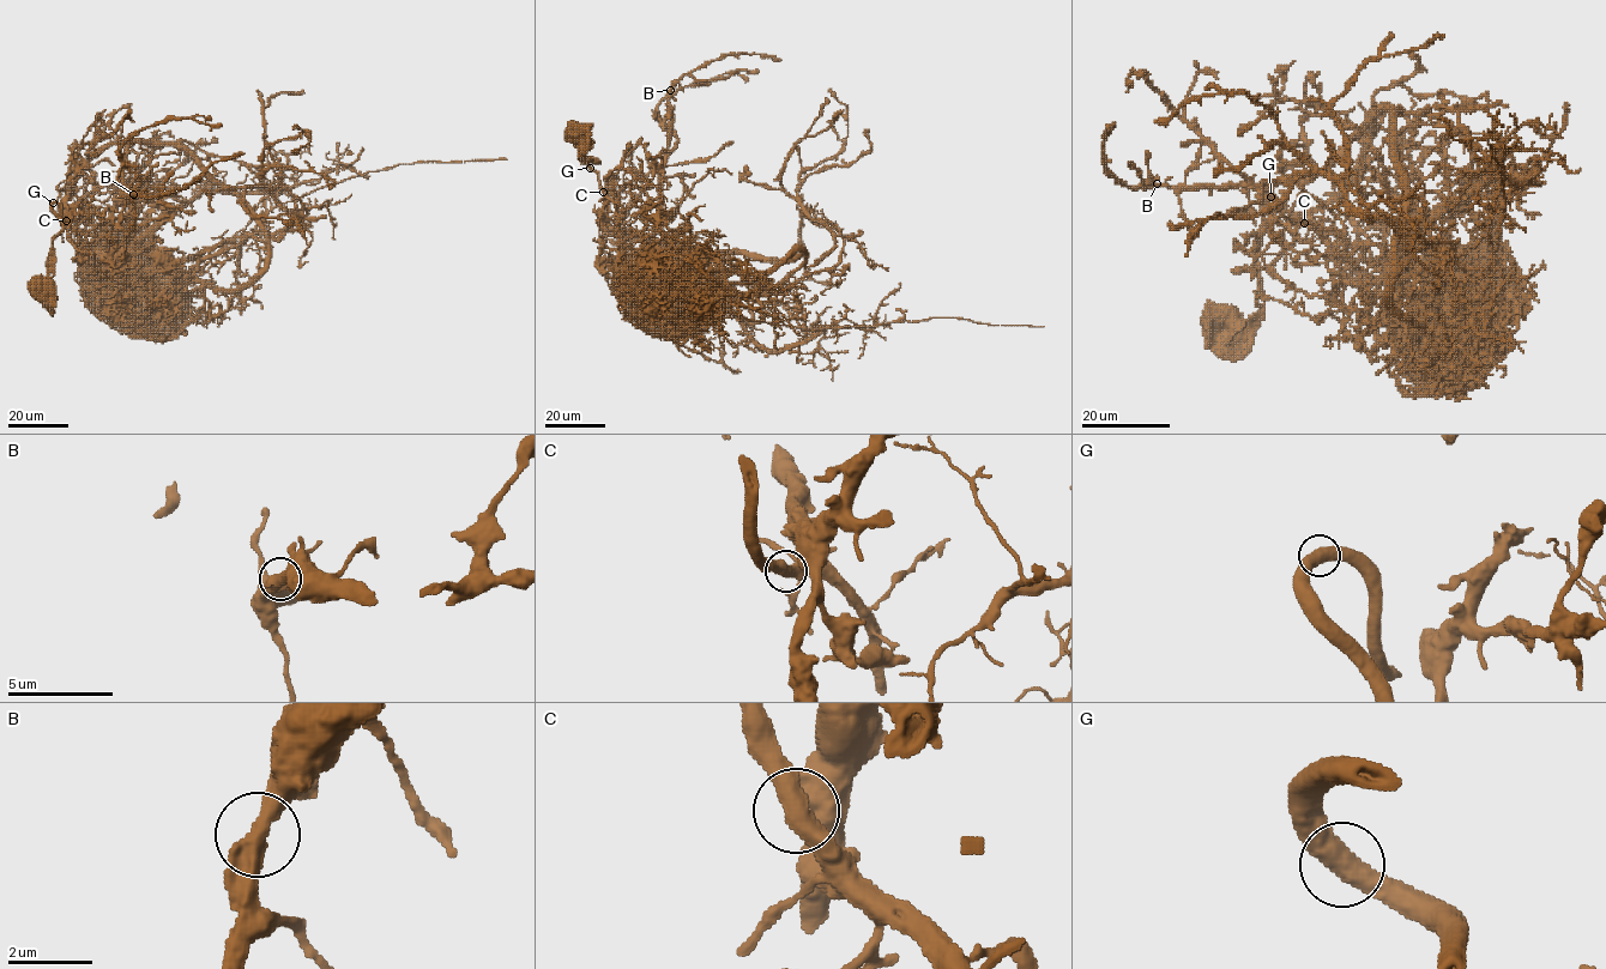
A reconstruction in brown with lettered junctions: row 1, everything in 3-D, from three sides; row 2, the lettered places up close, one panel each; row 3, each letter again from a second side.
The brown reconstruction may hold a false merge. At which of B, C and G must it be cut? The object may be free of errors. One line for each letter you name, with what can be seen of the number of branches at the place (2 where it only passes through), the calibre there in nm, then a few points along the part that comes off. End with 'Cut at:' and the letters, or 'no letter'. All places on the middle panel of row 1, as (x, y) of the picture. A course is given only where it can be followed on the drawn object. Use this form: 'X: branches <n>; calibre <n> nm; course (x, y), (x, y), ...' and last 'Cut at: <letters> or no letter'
Cut at: no letter

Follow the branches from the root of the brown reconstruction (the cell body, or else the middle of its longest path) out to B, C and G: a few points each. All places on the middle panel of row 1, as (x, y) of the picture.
B: (575, 126), (585, 163), (599, 163), (589, 165), (604, 195), (603, 216), (627, 237), (660, 238), (670, 90)
C: (575, 126), (580, 128), (585, 163), (590, 159), (599, 163), (589, 165), (597, 173), (603, 192)
G: (575, 126), (580, 128), (585, 163), (590, 159), (599, 163), (590, 162), (590, 168)

